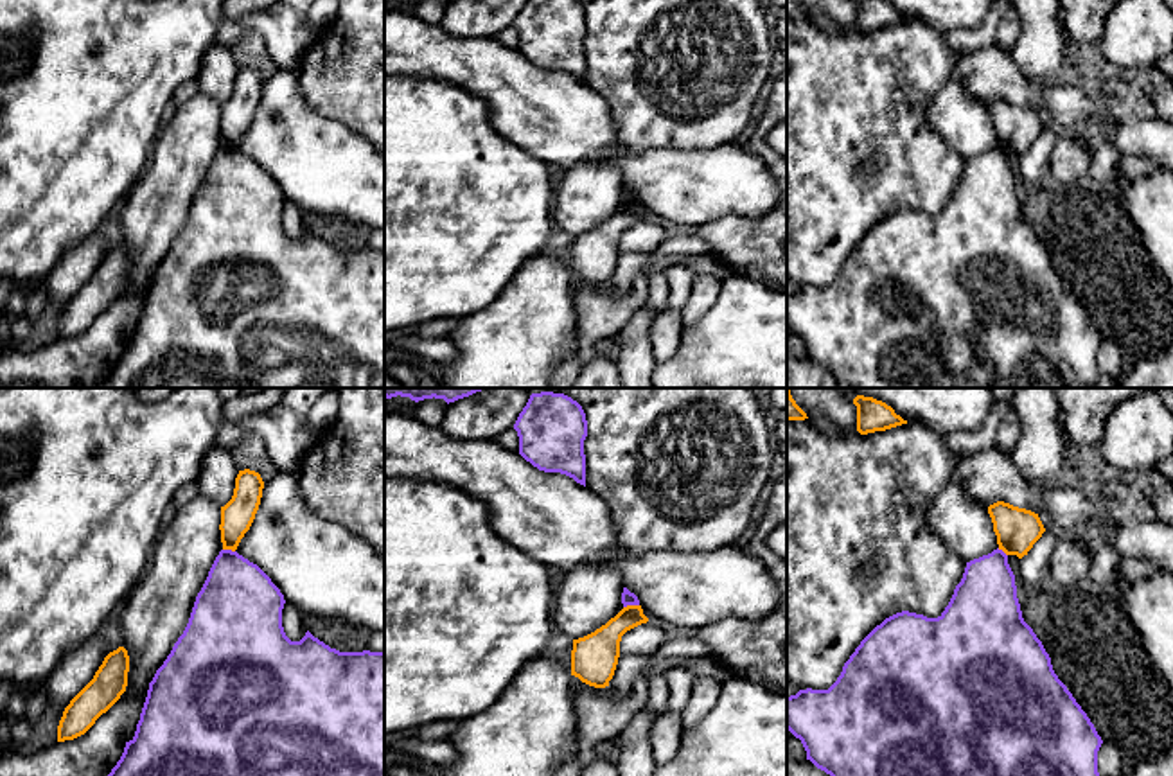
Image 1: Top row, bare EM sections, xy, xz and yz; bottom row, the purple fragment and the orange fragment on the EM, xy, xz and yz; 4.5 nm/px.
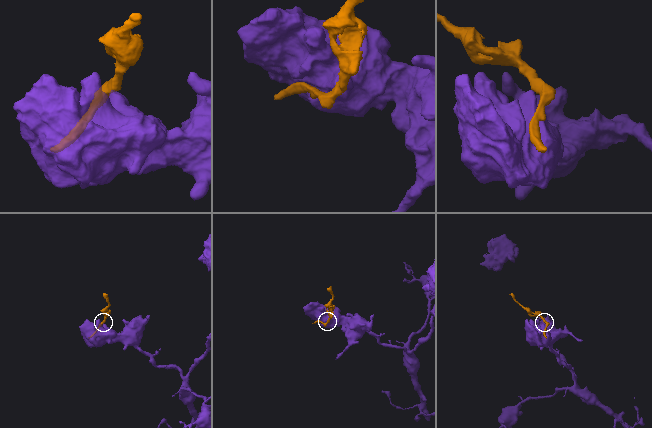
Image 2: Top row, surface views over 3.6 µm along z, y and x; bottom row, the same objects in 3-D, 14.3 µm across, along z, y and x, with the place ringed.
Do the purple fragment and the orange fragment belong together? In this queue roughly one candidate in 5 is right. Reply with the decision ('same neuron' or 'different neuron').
different neuron

